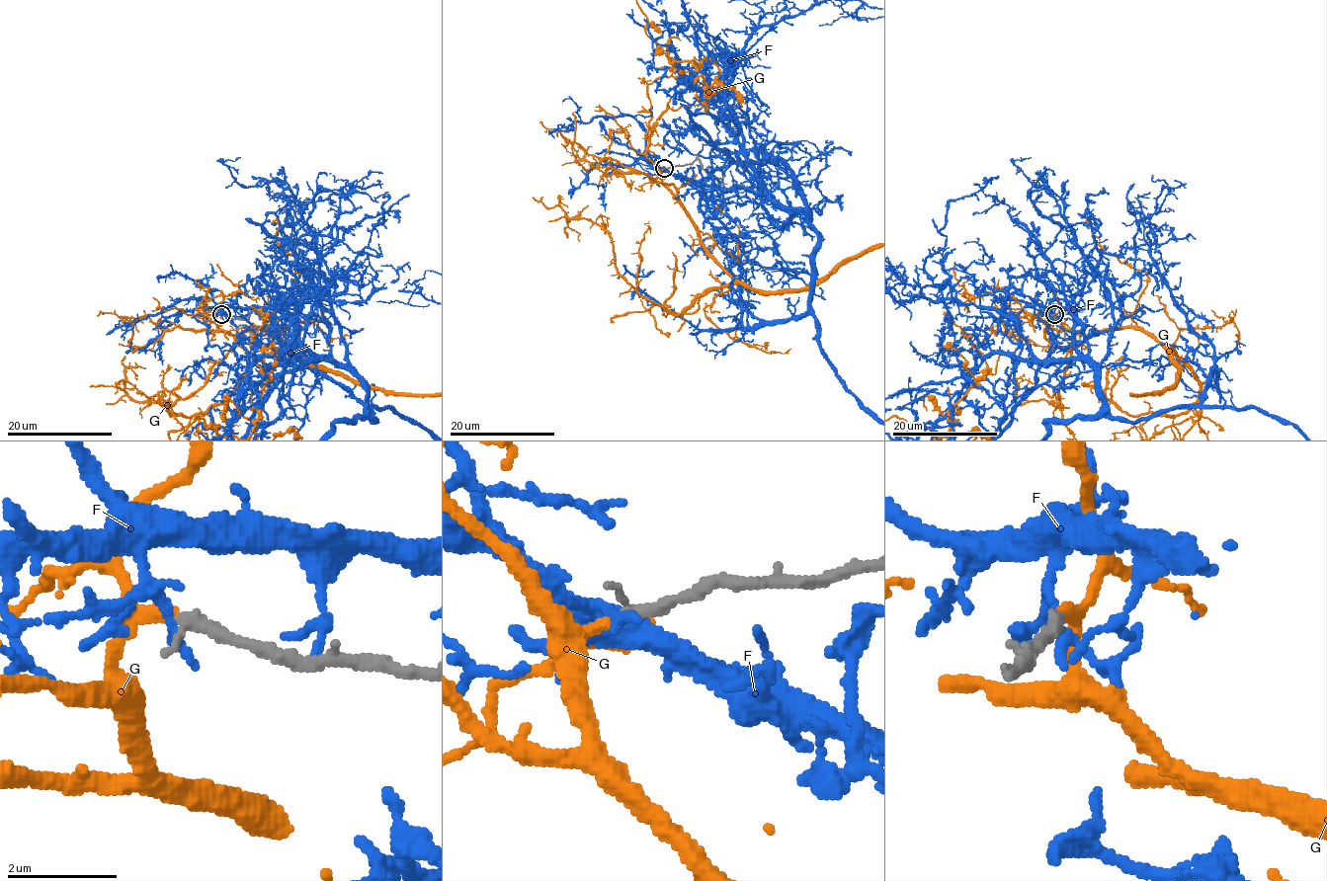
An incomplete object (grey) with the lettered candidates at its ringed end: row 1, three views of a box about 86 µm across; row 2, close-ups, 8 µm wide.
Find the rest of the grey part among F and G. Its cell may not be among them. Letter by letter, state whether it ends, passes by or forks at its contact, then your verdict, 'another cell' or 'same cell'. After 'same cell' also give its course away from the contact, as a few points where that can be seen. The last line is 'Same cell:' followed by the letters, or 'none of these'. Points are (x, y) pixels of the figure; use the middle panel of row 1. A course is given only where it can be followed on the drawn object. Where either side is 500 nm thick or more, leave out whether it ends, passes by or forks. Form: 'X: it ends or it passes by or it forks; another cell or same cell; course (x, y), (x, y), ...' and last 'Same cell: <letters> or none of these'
F: it passes by; another cell
G: it passes by; same cell
Same cell: G

